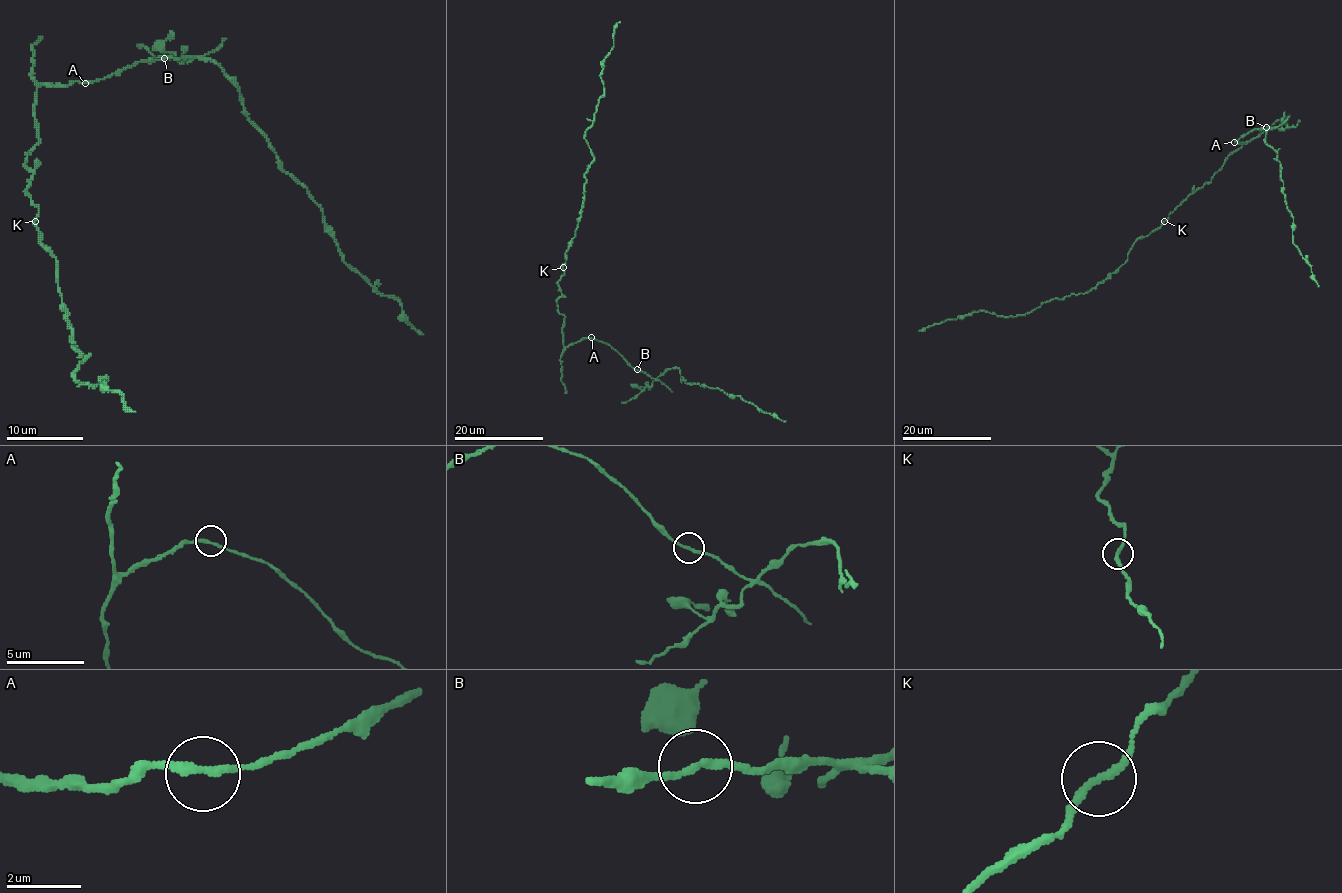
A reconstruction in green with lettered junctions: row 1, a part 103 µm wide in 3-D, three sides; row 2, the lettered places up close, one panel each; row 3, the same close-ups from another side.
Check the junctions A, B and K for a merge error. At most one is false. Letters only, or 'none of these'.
none of these

